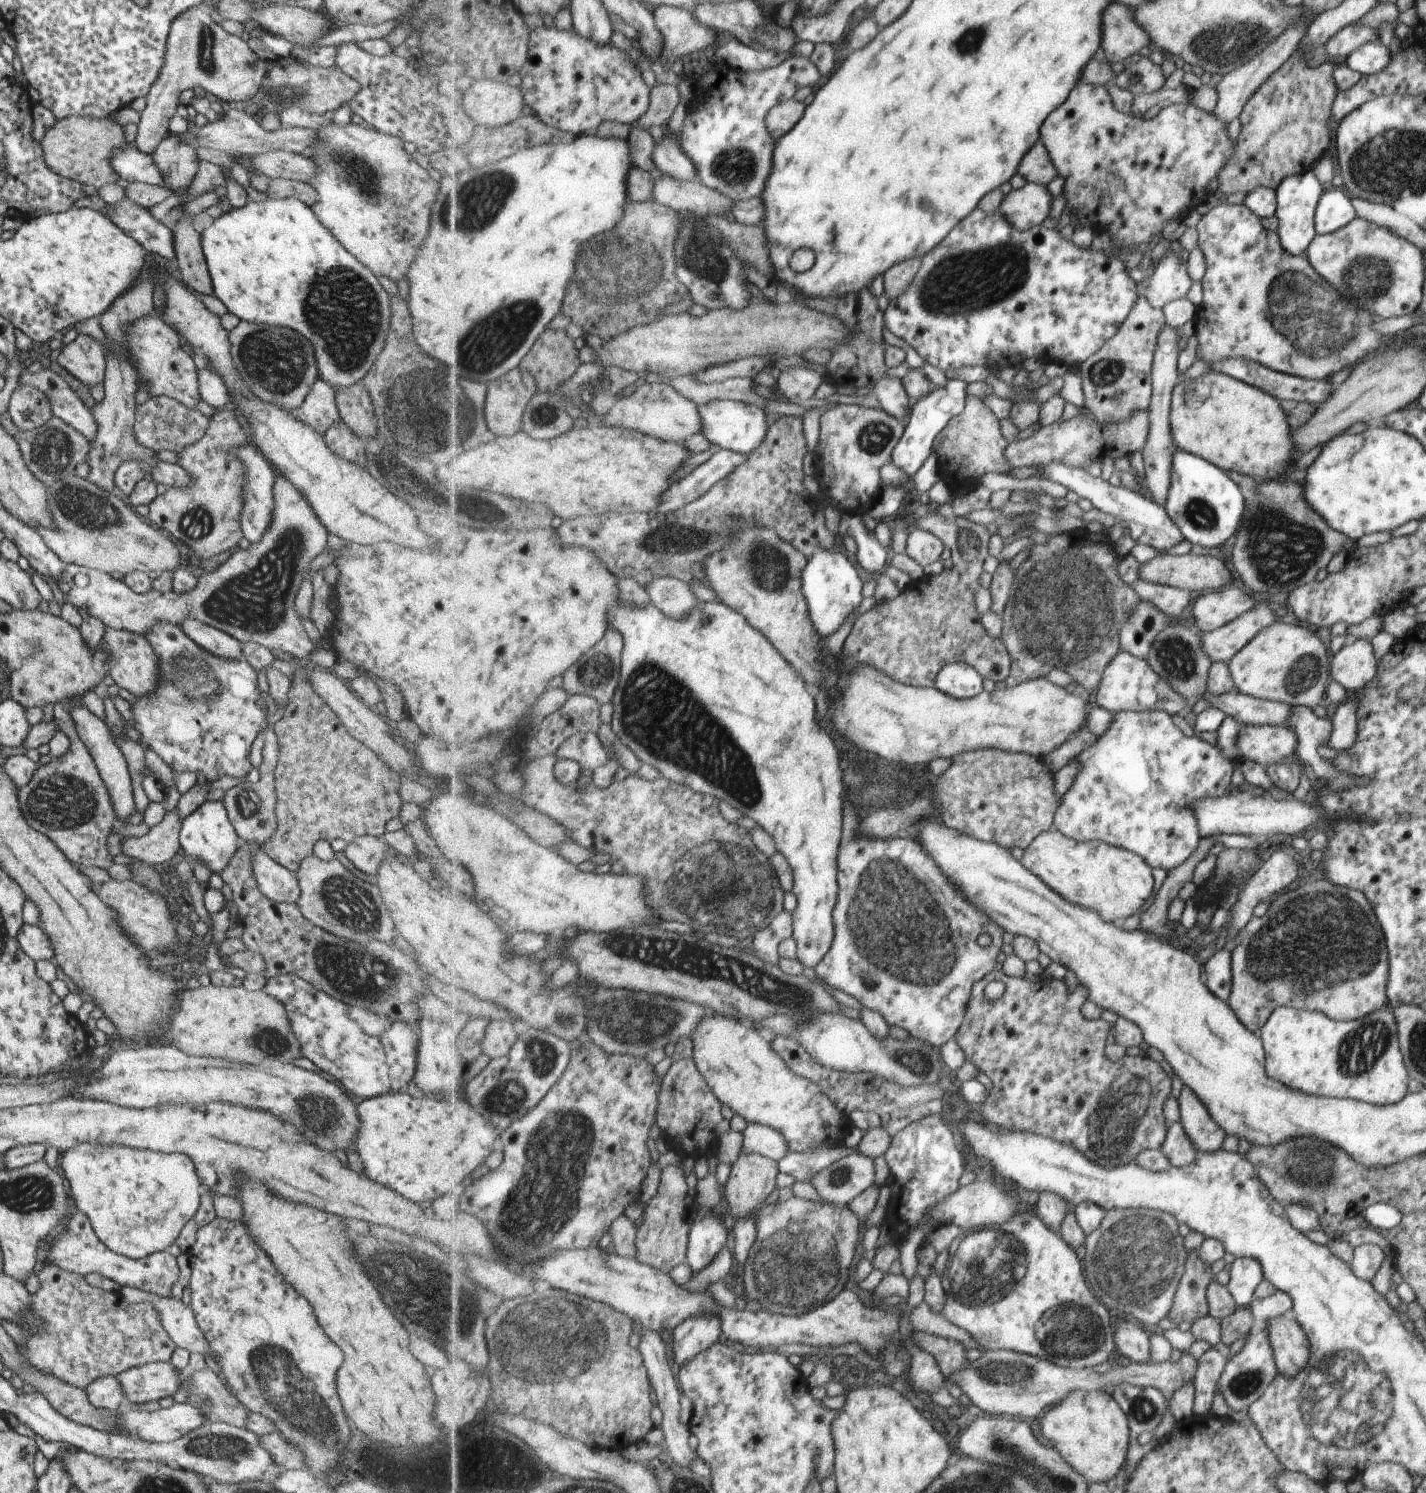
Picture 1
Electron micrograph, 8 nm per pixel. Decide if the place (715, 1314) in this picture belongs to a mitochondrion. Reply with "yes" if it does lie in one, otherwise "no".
no

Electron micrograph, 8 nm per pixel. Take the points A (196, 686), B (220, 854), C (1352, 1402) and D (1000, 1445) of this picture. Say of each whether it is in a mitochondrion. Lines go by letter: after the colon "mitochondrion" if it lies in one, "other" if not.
A: mitochondrion
B: other
C: mitochondrion
D: mitochondrion

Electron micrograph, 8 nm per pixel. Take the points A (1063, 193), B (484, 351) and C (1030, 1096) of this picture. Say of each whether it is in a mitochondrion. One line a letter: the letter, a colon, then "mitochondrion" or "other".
A: other
B: mitochondrion
C: other

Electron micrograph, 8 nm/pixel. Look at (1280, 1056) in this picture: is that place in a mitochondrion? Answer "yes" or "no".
no

